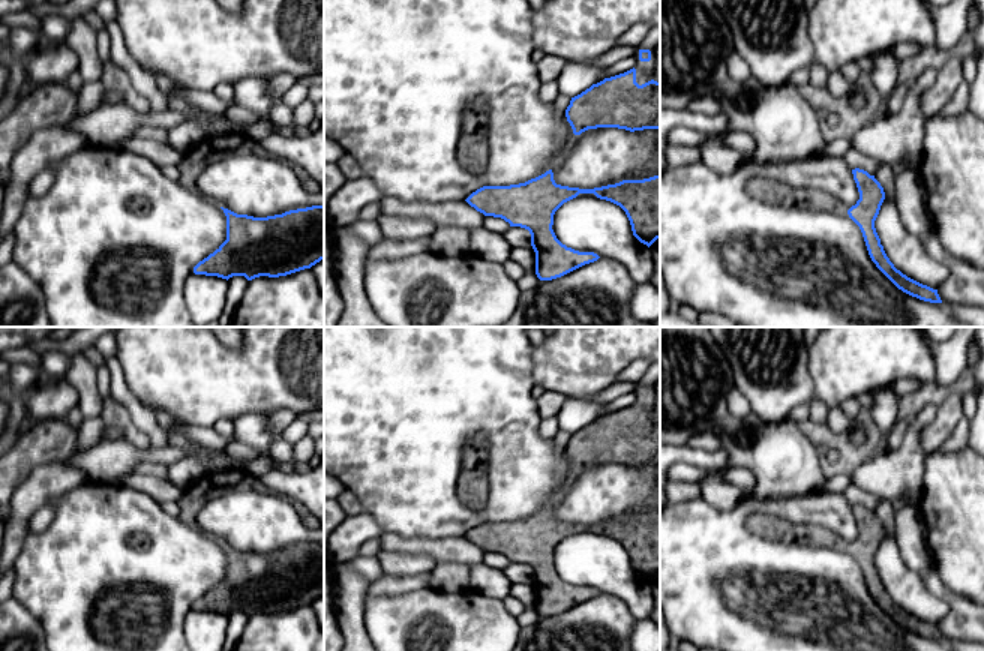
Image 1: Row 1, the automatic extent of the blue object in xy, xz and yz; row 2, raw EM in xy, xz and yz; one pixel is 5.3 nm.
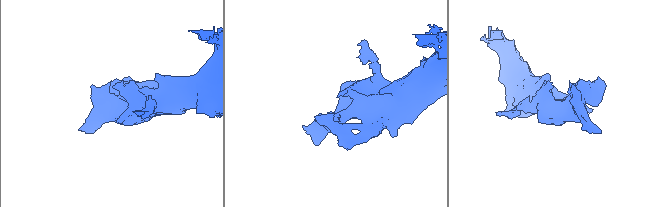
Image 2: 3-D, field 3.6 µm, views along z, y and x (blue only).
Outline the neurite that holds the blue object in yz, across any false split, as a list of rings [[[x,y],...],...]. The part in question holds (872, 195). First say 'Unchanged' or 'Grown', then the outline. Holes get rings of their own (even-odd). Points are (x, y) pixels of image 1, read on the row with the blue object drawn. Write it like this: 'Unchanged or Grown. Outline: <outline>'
Grown. Outline: [[[855,168],[852,174],[860,200],[850,208],[824,190],[795,189],[772,178],[752,178],[747,183],[747,192],[752,198],[774,207],[804,207],[848,213],[860,226],[872,261],[898,290],[924,302],[942,303],[938,290],[908,278],[890,261],[874,228],[874,220],[885,200],[884,188],[874,176],[870,176],[864,170]]]

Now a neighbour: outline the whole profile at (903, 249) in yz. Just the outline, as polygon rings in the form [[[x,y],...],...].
[[[884,200],[874,228],[886,256],[903,274],[933,290],[946,280],[950,267],[934,260],[906,230],[896,201]]]

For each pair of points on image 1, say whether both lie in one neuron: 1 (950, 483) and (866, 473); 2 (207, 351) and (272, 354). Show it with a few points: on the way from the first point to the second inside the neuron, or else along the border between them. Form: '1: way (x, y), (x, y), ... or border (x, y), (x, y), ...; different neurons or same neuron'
1: border (926, 455), (921, 498), (917, 503); different neurons
2: way (224, 357), (255, 357); same neuron

